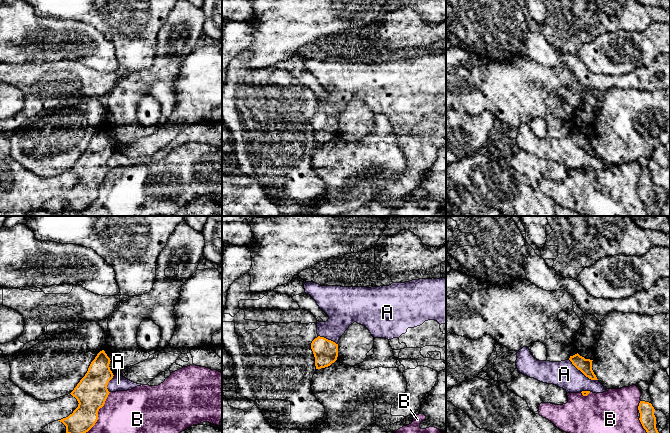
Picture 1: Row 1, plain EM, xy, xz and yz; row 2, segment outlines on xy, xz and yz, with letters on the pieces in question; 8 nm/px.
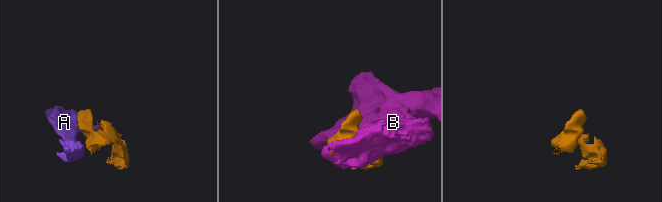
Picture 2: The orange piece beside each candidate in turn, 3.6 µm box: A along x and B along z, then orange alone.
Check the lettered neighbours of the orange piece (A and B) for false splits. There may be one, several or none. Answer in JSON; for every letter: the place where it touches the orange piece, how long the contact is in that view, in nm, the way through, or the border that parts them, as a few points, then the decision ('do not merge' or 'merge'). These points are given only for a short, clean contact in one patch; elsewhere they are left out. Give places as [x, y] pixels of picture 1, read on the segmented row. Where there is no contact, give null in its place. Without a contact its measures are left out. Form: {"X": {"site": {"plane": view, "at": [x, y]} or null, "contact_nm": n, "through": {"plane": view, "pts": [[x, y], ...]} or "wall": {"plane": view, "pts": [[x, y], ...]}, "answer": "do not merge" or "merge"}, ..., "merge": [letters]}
{"A": {"site": {"plane": "yz", "at": [583, 373]}, "contact_nm": 300, "answer": "do not merge"}, "B": {"site": {"plane": "xy", "at": [97, 413]}, "contact_nm": 380, "answer": "do not merge"}, "merge": []}

